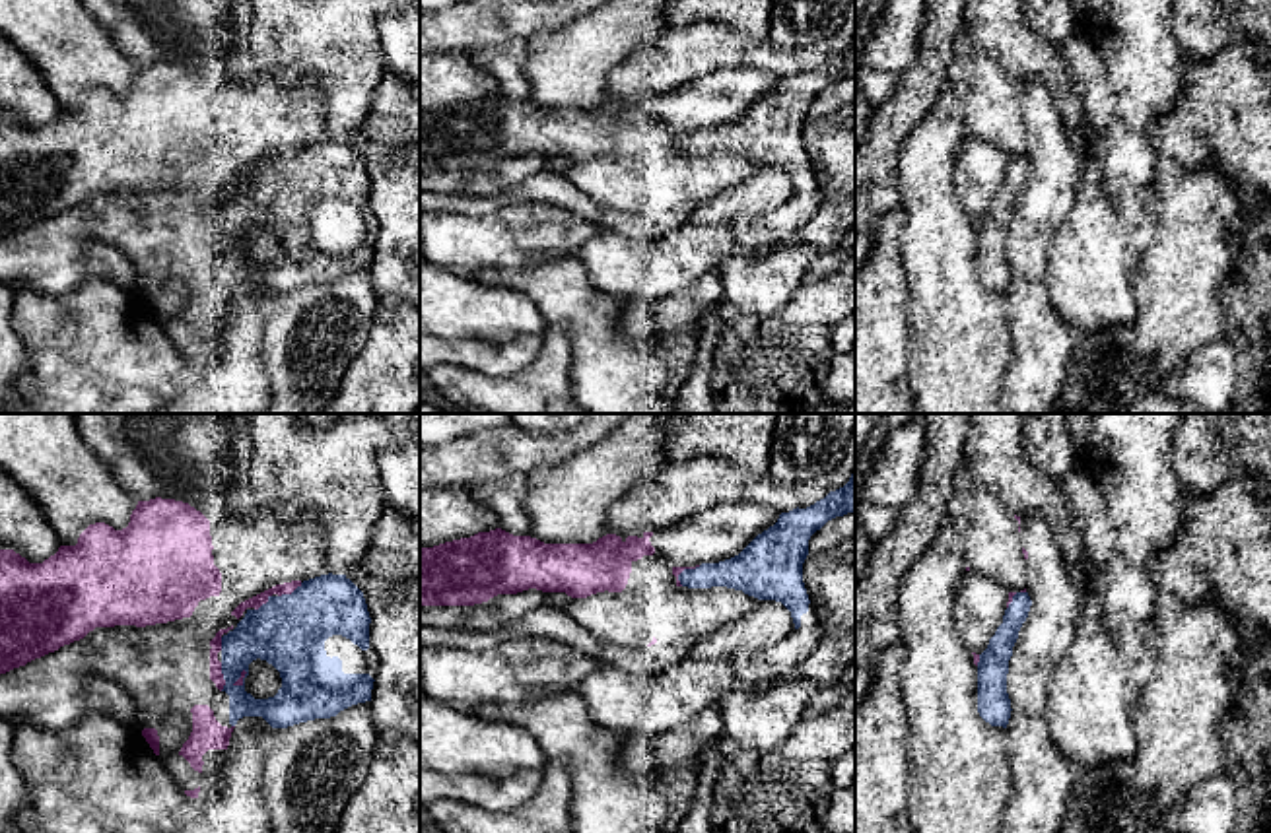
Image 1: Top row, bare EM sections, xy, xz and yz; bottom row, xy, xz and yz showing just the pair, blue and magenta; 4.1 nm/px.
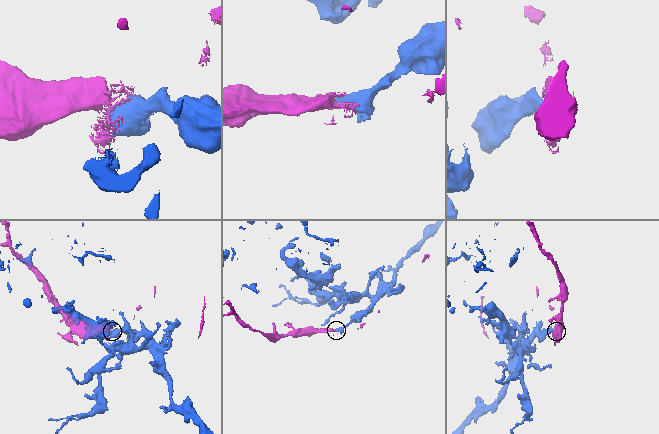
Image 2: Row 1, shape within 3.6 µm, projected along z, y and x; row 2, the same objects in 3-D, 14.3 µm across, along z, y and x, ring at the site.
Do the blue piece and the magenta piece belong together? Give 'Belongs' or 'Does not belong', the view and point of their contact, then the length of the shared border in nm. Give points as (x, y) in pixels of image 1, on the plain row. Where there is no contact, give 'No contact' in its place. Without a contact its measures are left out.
Does not belong. Touches blue at xy (224, 241). Shared border 120 nm

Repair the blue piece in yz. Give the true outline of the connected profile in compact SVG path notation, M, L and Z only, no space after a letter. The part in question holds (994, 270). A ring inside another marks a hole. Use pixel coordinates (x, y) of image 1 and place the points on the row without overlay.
M1016 157L1005 175L1003 188L989 204L978 227L978 278L991 291L1007 293L1011 283L1011 264L1007 258L1009 225L1018 196L1028 183L1032 165L1028 157Z

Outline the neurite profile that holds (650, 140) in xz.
M496 93L433 113L420 113L420 190L478 198L496 196L540 173L548 157L566 157L571 163L587 163L608 155L639 159L655 167L661 155L682 151L678 140L684 134L696 132L670 132L665 124L655 120L655 113L649 107L651 101L653 97L643 97L622 105L616 99L606 99L593 109L544 109L531 101L513 101Z

